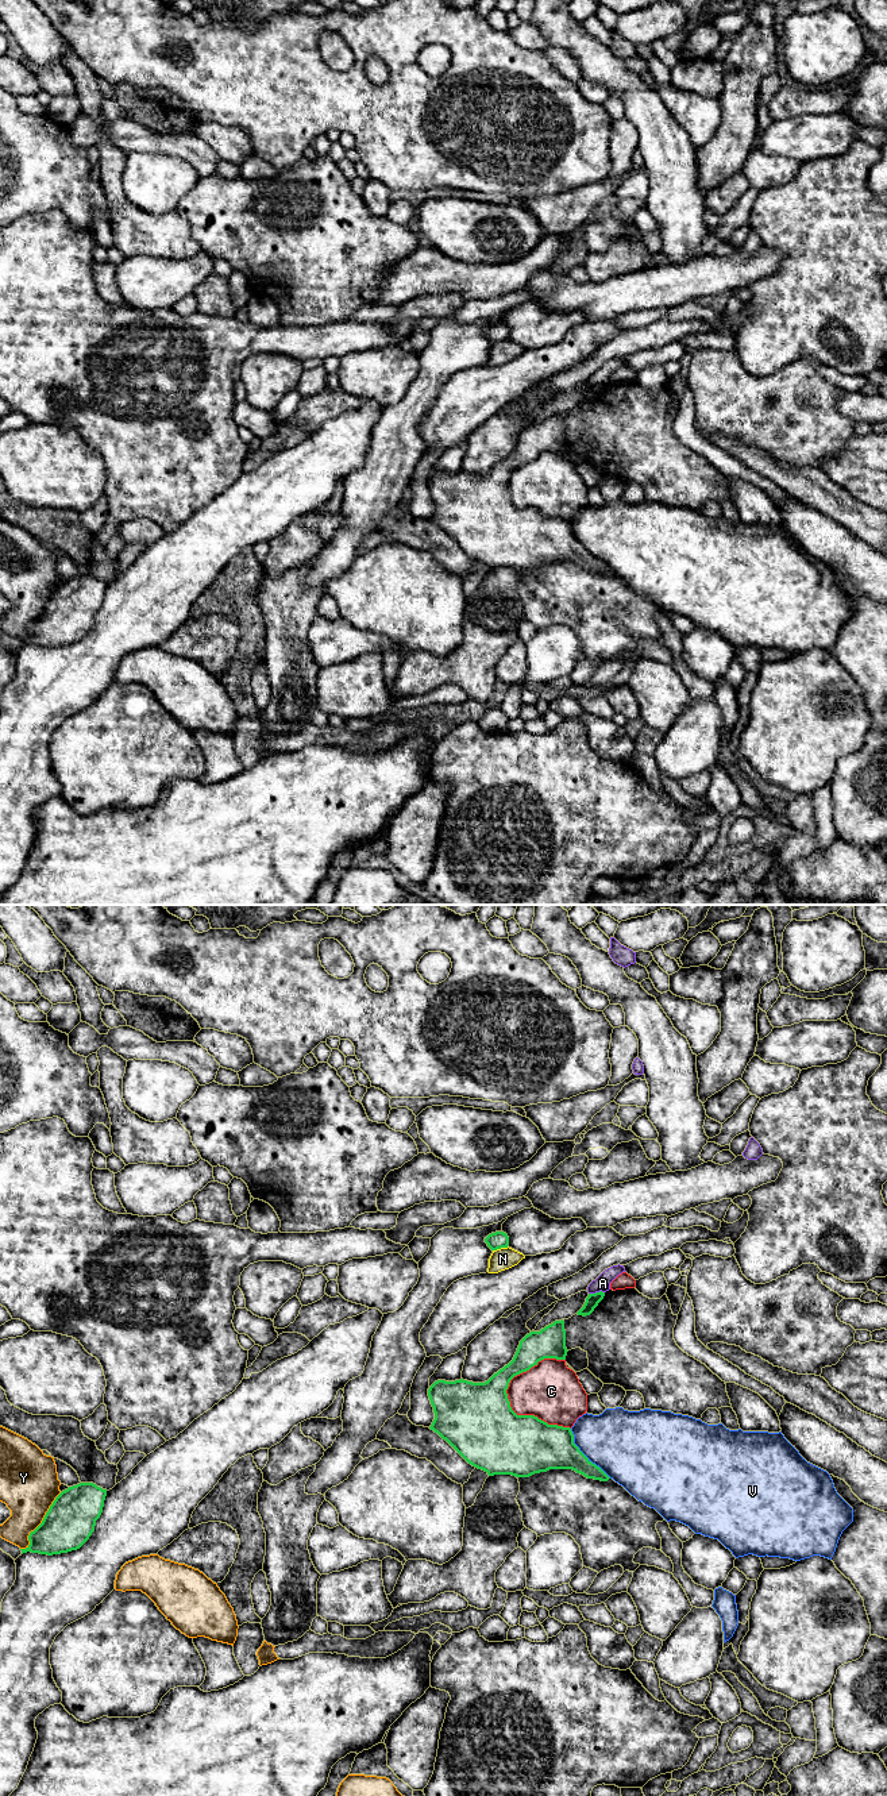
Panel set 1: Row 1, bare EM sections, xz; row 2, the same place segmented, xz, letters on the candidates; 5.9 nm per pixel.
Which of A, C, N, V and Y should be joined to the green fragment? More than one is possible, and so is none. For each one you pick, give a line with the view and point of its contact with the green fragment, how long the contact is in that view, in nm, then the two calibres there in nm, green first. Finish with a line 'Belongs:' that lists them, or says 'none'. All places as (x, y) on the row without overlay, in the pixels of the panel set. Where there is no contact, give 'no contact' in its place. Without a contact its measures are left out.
Belongs: none

